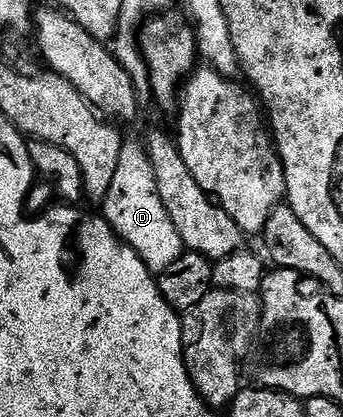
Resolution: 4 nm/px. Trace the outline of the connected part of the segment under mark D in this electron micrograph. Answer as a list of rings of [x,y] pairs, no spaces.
[[[142,143],[132,148],[131,145],[124,146],[121,150],[117,174],[113,174],[113,186],[109,186],[109,194],[101,201],[101,208],[103,219],[139,255],[151,272],[164,272],[183,256],[185,249],[181,234],[177,234],[177,226],[173,226],[173,218],[169,218],[169,210],[165,210],[165,202],[161,202],[161,194],[157,194],[153,166]]]

